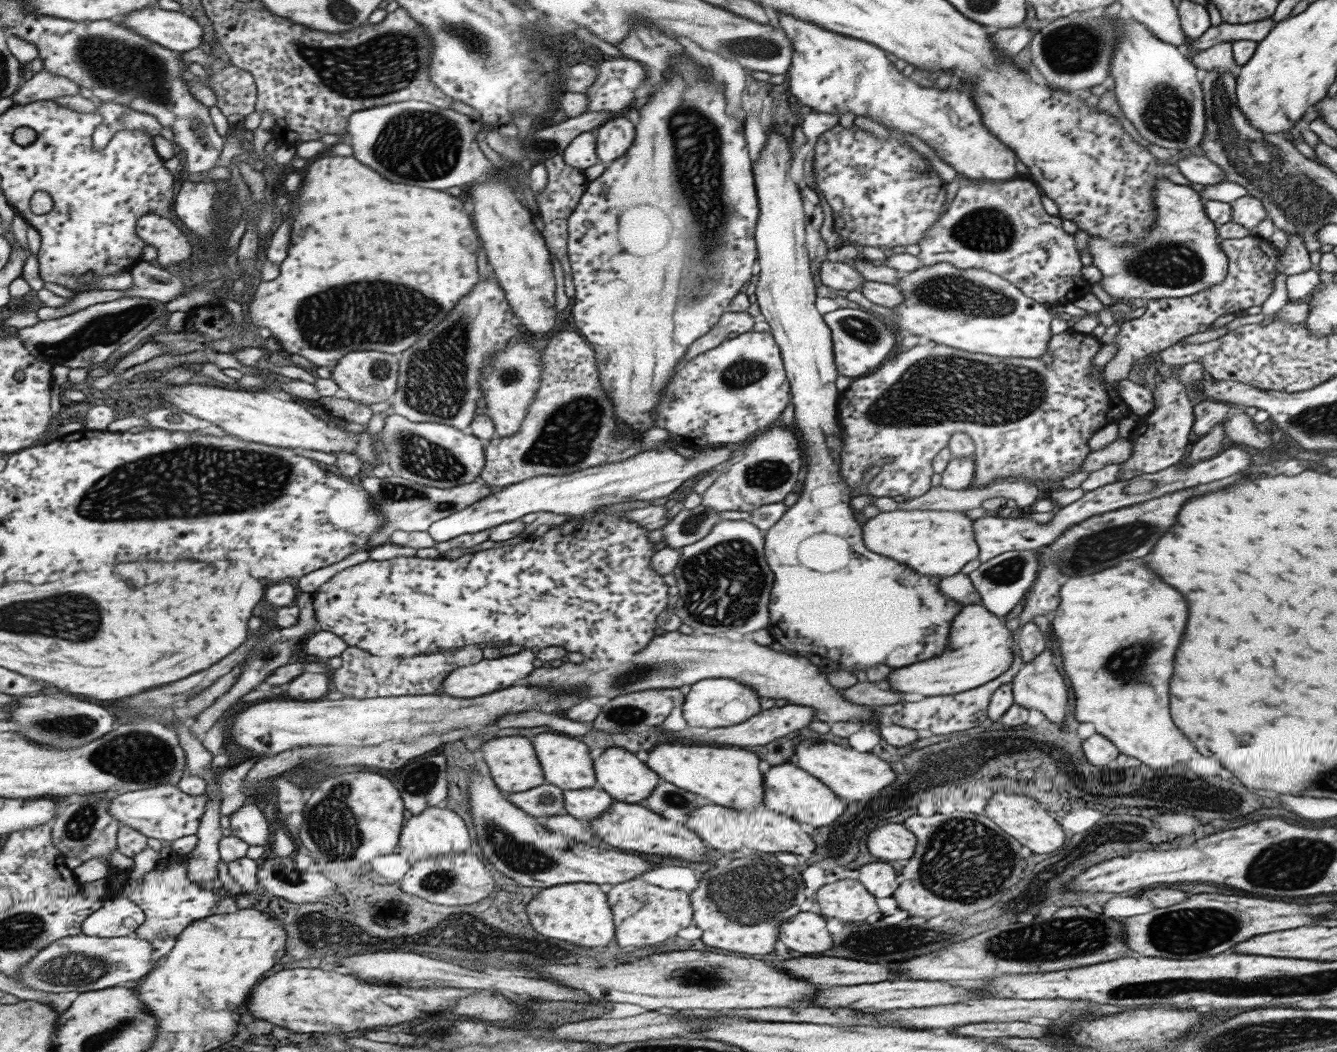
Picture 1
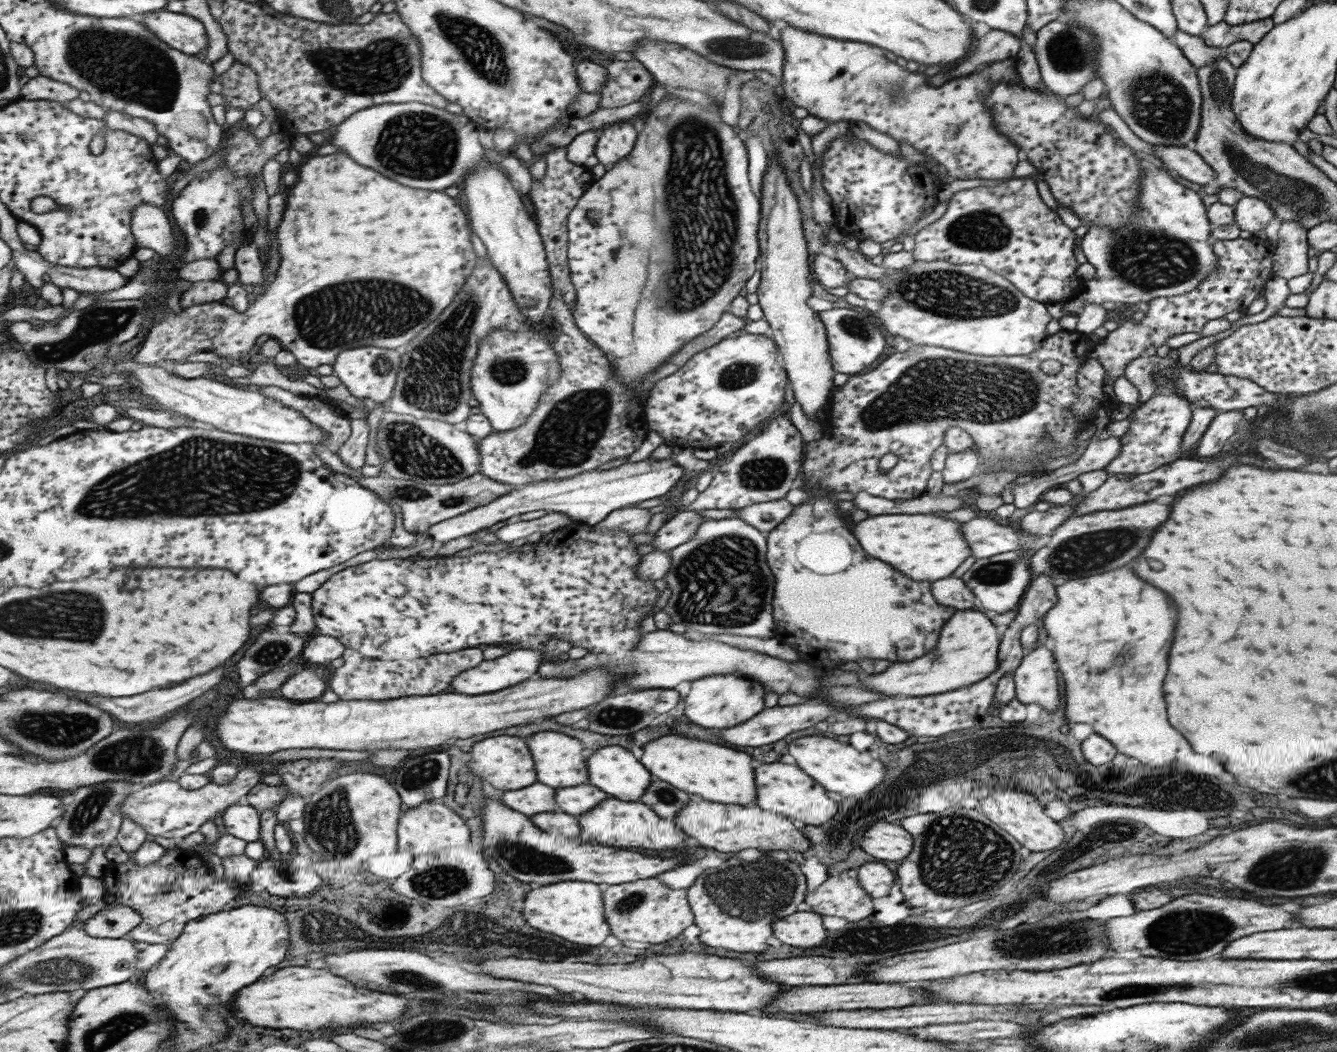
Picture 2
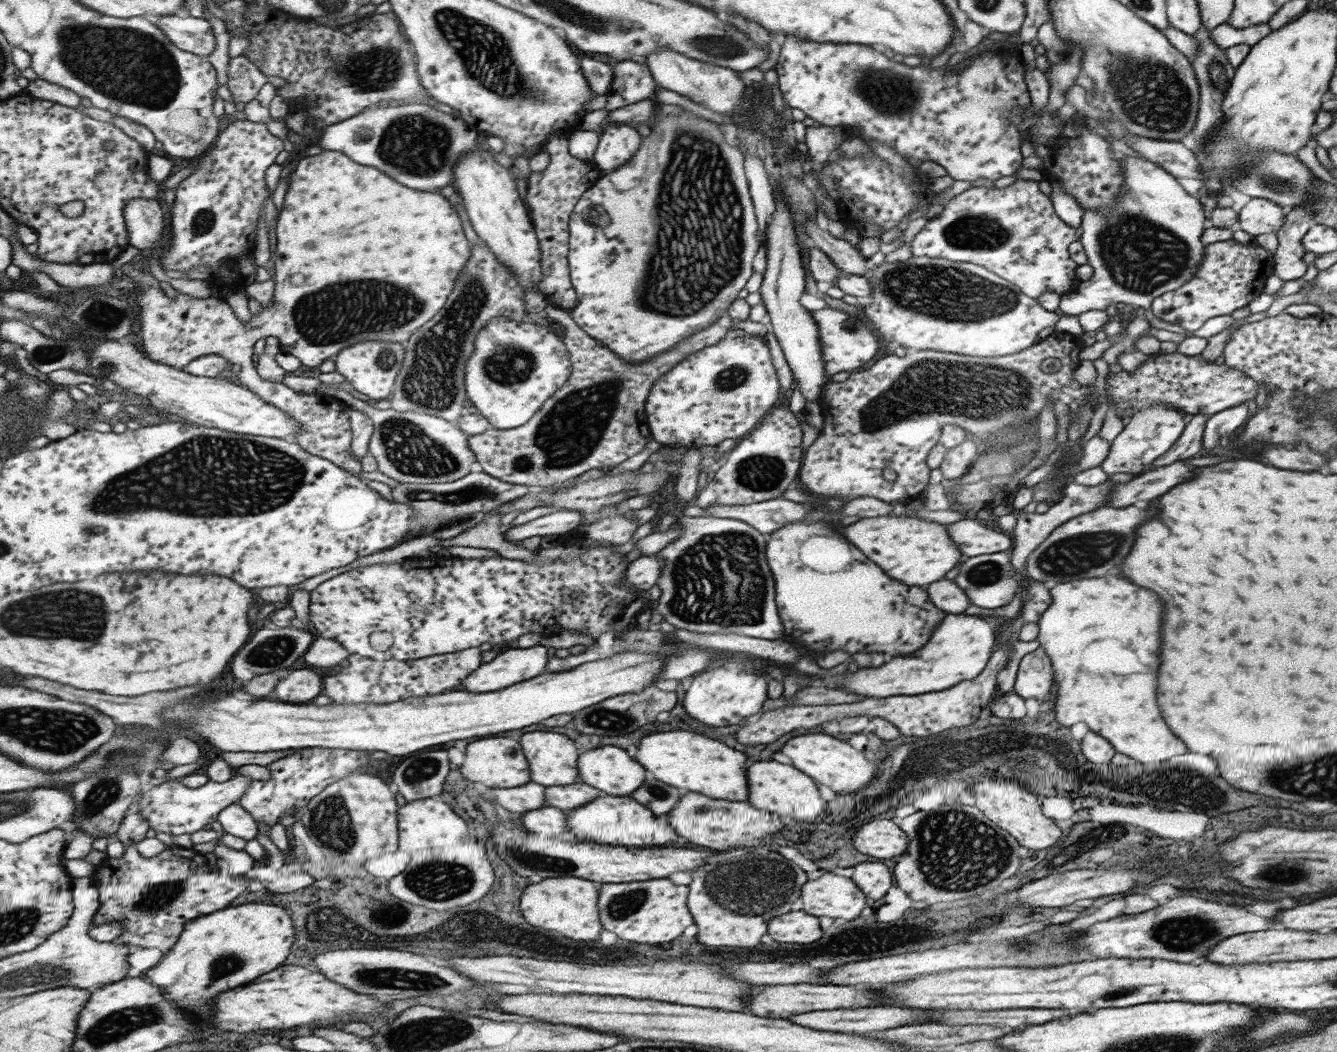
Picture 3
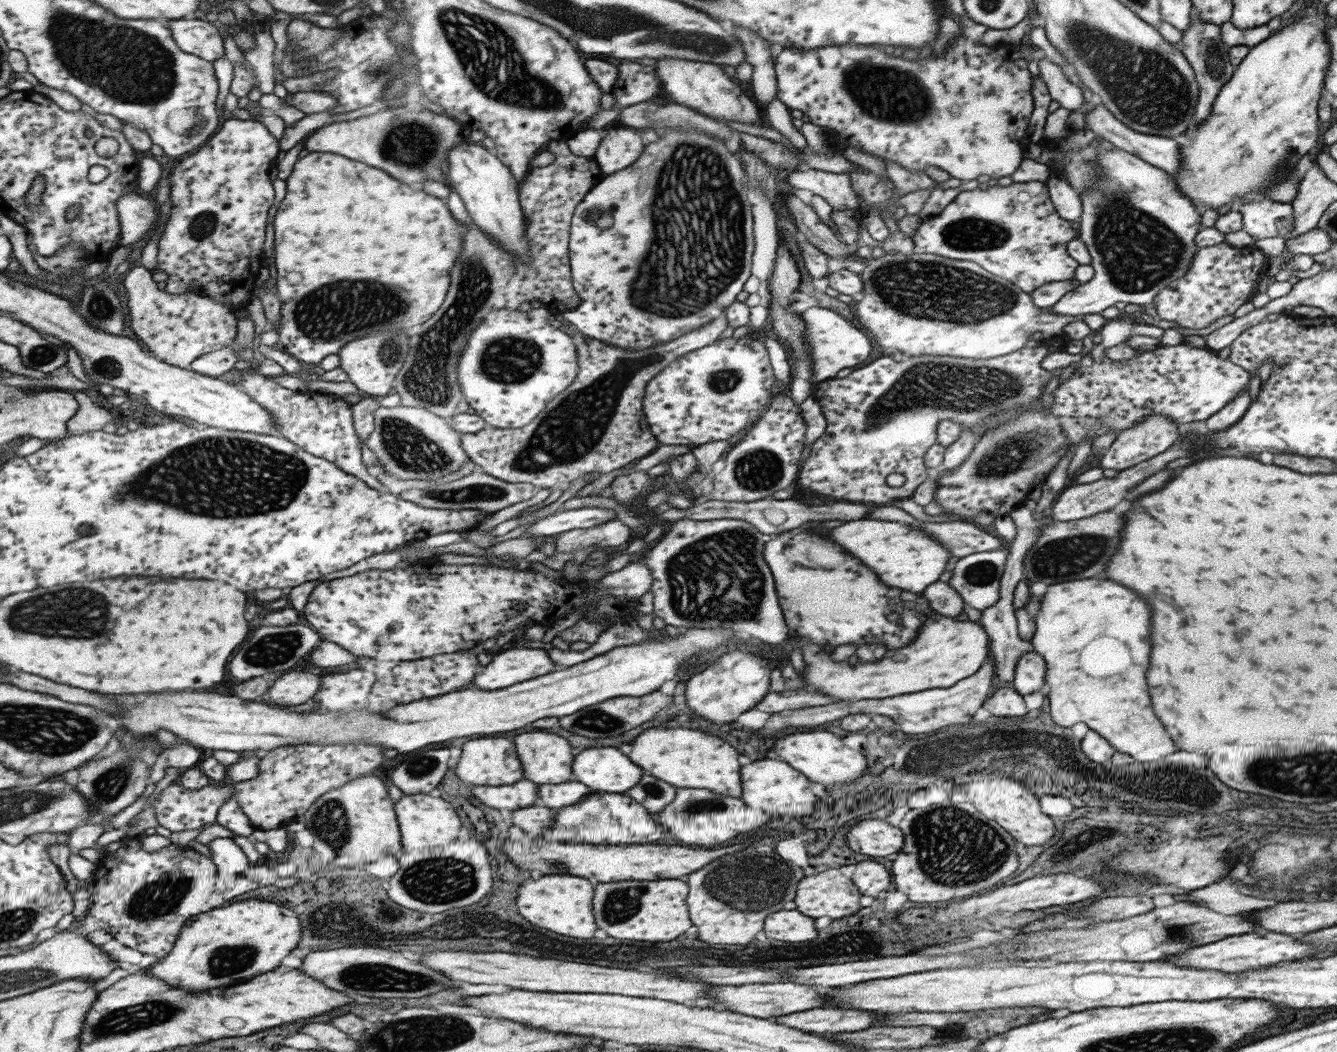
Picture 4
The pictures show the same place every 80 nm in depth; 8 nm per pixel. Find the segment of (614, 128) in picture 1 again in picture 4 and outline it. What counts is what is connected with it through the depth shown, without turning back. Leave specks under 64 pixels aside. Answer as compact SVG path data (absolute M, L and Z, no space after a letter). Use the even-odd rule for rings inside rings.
M631 127L603 131L601 142L591 157L603 176L623 170L637 160L643 144L635 132Z

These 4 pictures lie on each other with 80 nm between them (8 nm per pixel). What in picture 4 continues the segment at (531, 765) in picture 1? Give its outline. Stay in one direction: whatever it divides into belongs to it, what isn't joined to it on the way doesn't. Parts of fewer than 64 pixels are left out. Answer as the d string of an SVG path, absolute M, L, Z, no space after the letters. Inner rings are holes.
M477 738L469 740L460 748L461 754L456 760L454 773L458 778L467 784L477 786L499 786L510 785L521 780L521 766L515 756L515 748L505 738Z

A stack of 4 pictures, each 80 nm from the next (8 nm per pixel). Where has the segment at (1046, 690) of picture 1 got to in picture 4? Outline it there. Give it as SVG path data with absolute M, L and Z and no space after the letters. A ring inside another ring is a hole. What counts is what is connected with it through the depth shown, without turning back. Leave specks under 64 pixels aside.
M1024 652L1018 656L1015 663L1014 675L1012 680L1013 688L1021 695L1030 692L1044 692L1043 658L1035 652Z

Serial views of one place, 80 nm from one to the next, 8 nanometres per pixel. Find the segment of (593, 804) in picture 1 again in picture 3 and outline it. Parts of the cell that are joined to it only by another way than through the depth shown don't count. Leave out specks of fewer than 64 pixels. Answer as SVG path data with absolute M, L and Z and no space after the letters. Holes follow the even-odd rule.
M585 783L569 784L569 786L550 786L545 789L545 807L555 807L564 812L590 803L591 800L603 796L604 793Z

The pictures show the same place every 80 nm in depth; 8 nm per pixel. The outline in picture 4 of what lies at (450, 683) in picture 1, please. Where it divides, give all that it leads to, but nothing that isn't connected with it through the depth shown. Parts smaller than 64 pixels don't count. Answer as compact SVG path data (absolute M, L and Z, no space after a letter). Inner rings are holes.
M511 648L497 654L479 674L473 676L473 688L499 690L515 682L523 682L535 676L553 672L553 664L547 654L539 648Z

